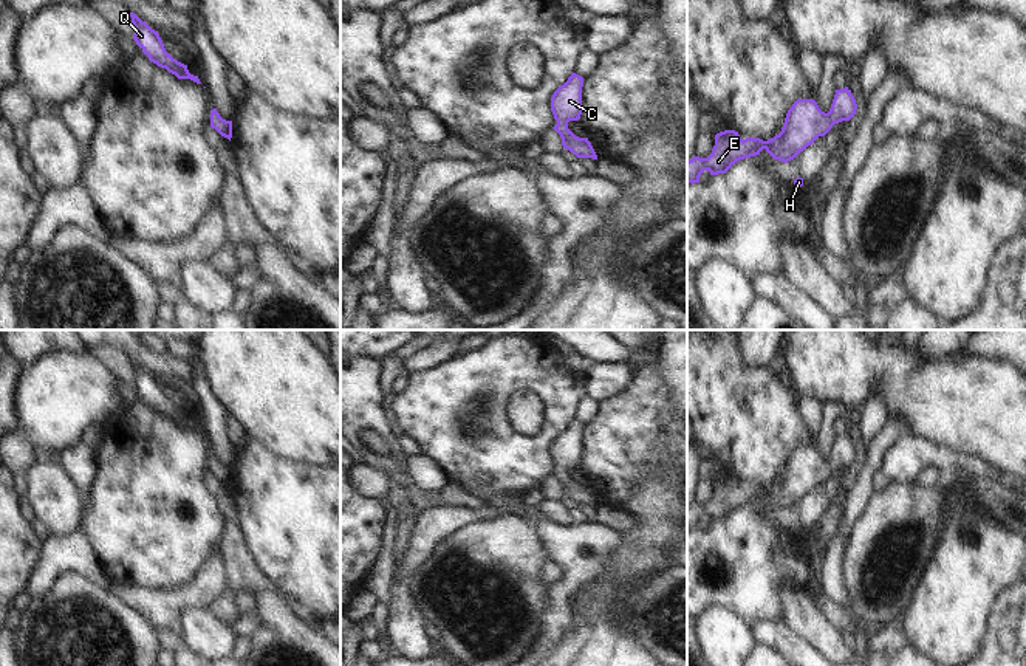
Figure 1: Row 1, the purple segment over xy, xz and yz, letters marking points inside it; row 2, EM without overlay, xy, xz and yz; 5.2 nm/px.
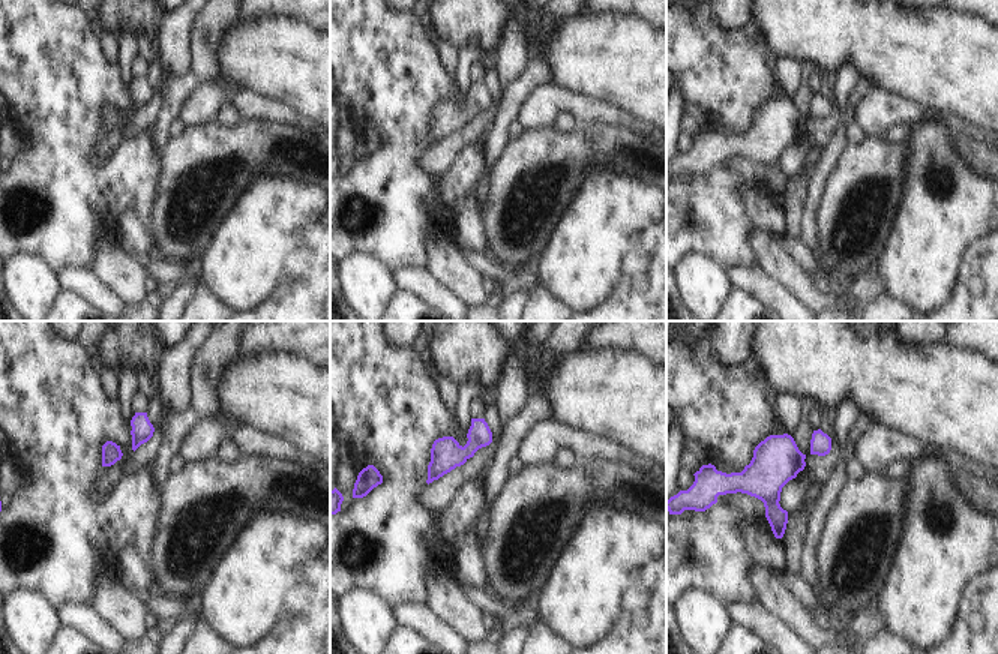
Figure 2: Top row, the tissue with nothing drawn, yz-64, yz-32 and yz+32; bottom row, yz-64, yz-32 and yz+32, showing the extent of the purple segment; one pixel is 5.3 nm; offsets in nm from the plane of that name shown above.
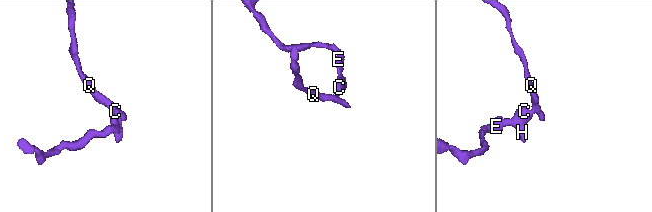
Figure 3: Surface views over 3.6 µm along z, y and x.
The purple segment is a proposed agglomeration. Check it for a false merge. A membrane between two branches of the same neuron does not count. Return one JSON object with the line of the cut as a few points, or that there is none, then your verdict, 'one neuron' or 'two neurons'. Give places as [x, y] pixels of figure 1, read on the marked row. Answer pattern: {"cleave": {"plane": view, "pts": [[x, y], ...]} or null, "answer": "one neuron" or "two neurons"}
{"cleave": null, "answer": "one neuron"}

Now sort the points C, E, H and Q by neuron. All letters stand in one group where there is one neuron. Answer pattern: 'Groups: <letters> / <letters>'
Groups: C E H Q

